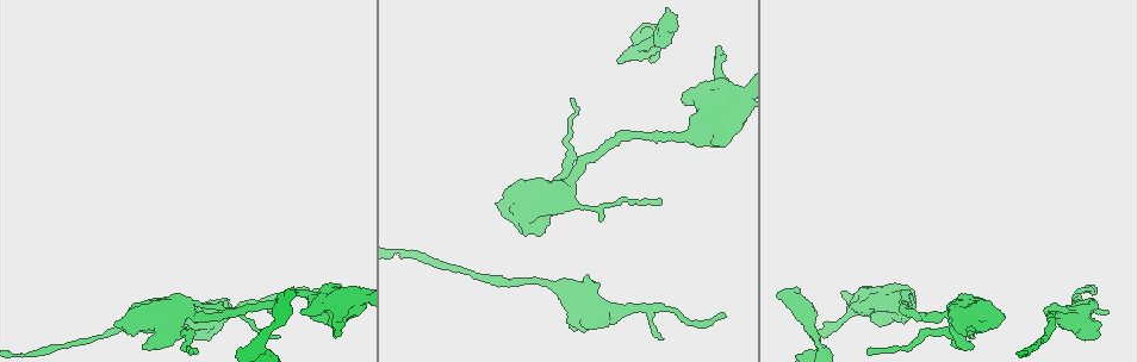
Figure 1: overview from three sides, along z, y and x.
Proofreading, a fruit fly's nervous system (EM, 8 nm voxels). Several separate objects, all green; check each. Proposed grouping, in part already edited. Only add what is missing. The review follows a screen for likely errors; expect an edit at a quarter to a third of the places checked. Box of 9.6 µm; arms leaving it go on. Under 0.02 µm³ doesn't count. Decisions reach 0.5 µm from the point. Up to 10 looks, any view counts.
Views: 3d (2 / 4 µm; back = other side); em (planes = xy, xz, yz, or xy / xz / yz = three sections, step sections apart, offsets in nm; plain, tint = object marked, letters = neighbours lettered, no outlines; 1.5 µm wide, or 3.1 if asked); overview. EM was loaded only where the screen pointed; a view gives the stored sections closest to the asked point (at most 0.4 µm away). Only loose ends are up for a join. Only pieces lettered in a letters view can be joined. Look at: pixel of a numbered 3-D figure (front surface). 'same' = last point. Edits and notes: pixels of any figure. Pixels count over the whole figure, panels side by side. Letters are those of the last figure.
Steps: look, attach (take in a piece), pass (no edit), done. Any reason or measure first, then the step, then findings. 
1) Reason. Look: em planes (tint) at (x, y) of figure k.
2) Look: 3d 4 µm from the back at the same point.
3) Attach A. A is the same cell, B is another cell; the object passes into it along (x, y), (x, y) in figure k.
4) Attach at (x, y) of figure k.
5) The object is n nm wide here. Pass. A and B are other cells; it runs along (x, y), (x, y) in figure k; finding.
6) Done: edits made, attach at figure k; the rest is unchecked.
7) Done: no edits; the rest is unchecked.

Look: em xy step 4 (letters) at (783, 291) of figure 1.

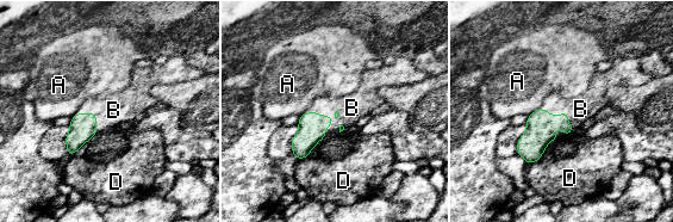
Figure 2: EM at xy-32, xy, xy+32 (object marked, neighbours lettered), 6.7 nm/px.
Look: em planes (letters) at the same point.

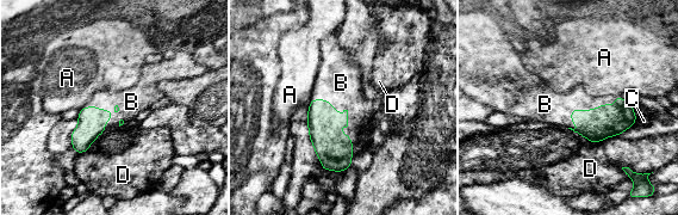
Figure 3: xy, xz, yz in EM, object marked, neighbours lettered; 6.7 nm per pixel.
The object is 190 nm wide here. Attach B. B is the same cell, A, C and D are other cells; the object passes into it along (335, 149), (347, 121), (342, 85) in figure 3; it goes on there.

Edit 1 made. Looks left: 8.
Free end. Look: em planes (letters) at (338, 332) of figure 1.

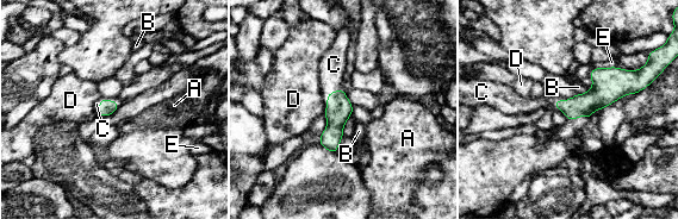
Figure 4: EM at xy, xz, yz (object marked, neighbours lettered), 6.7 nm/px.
The longest contact is with C, 200 nm. Attach C. C is the same cell, A, B, D and E are other cells; the neuron continues.

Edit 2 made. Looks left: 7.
Redraw. Look: overview.

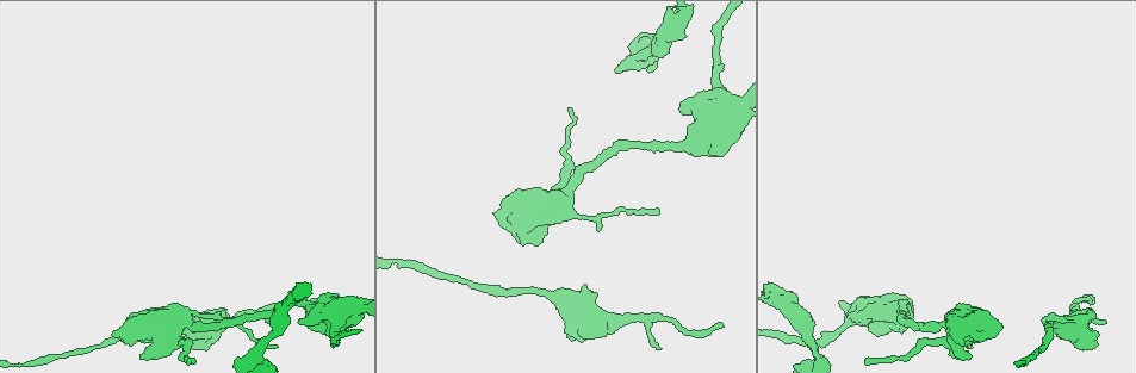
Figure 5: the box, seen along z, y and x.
Thin end. Look: em planes (letters) at (1083, 302) of figure 5.

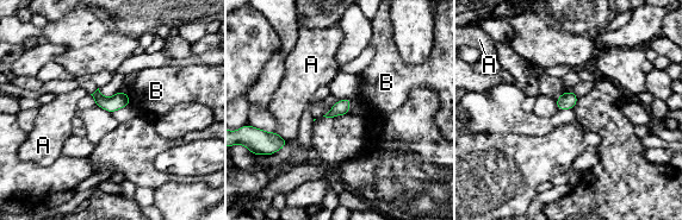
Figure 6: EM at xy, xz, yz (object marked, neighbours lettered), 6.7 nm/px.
The object is 100 nm wide here. Pass. A and B are other cells; a border runs along (126, 93), (130, 104) in figure 6; no lettered piece goes on from it.

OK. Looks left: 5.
Done: edits made, attach at figure 3, attach at figure 4; the rest is unchecked.

